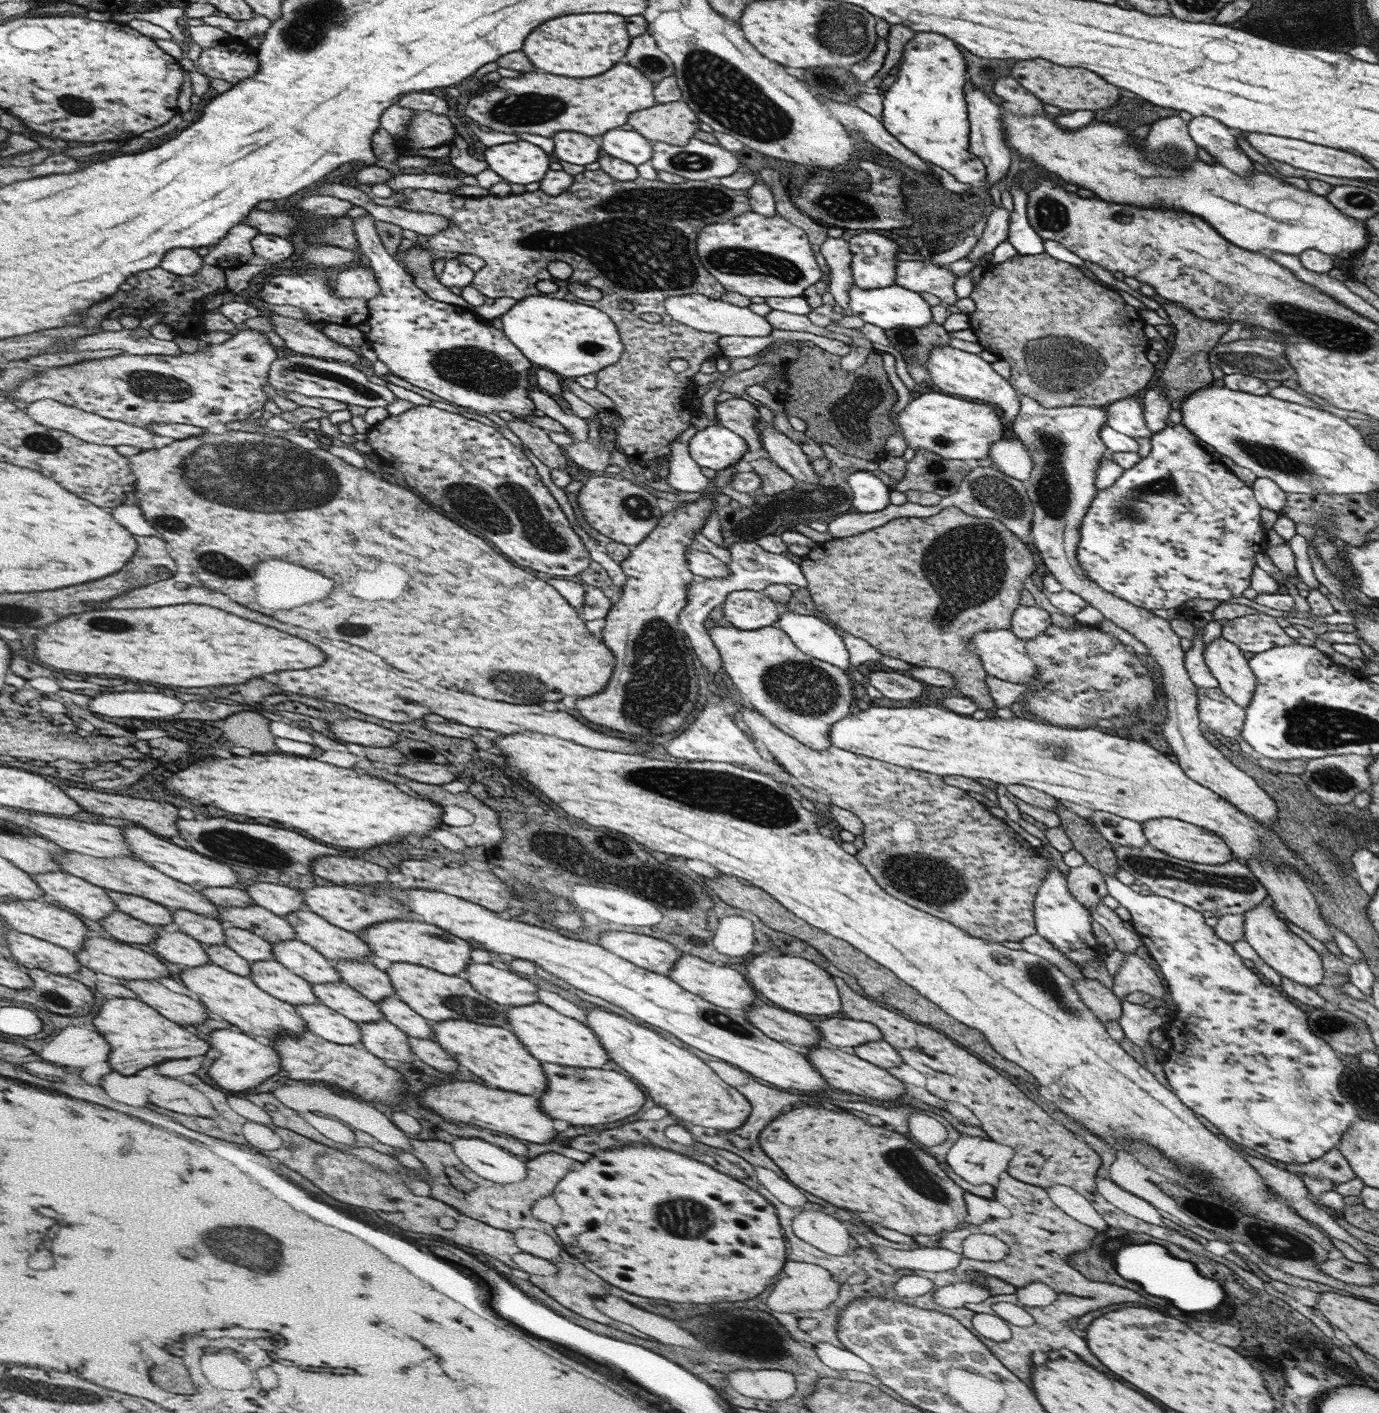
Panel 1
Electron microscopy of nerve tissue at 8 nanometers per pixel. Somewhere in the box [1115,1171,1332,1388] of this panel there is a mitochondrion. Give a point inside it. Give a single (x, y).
(1284, 1245)

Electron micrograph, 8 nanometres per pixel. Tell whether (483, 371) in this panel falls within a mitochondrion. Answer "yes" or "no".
yes

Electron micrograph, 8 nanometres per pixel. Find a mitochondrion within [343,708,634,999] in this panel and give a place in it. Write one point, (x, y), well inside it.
(557, 850)

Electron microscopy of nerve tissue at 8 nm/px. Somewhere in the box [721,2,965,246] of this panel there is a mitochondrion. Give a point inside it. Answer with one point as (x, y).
(845, 33)

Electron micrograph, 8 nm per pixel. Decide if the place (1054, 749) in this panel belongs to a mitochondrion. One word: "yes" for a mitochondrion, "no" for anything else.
yes

